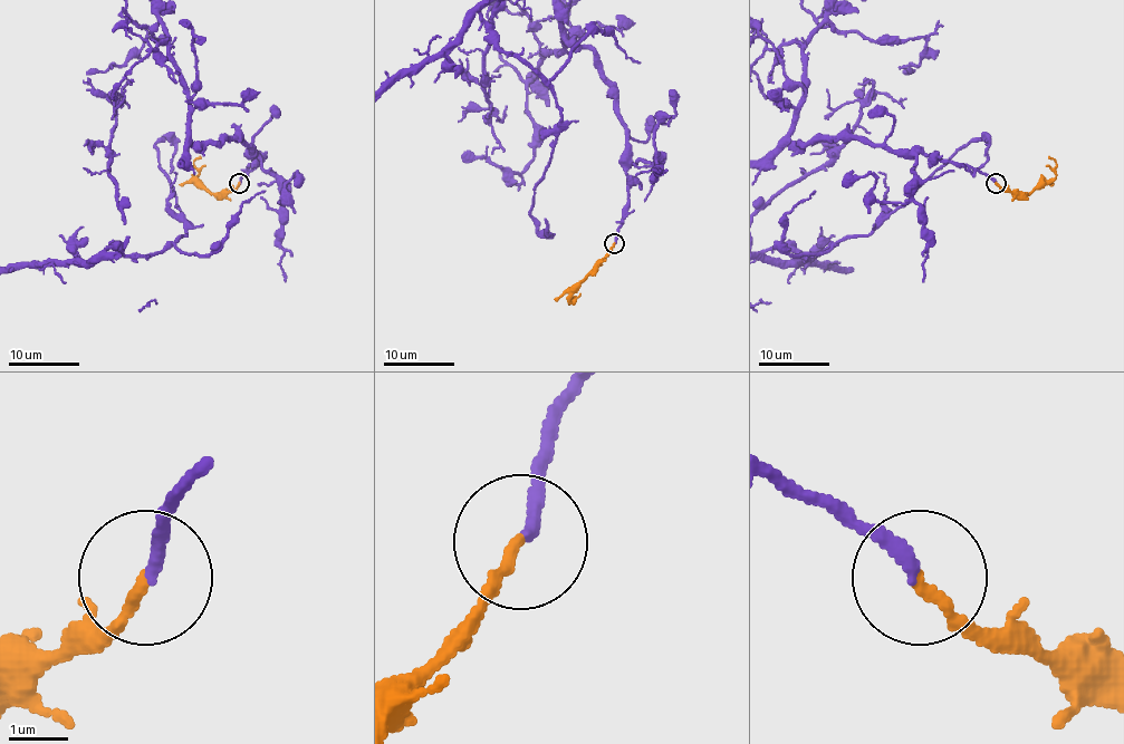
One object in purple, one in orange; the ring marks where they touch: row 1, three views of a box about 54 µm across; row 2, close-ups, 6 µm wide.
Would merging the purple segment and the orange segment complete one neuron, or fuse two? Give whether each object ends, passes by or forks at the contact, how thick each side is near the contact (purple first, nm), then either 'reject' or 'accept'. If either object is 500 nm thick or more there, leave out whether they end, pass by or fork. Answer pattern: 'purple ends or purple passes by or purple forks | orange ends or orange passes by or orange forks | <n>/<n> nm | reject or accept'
purple ends | orange ends | 240/200 nm | accept

